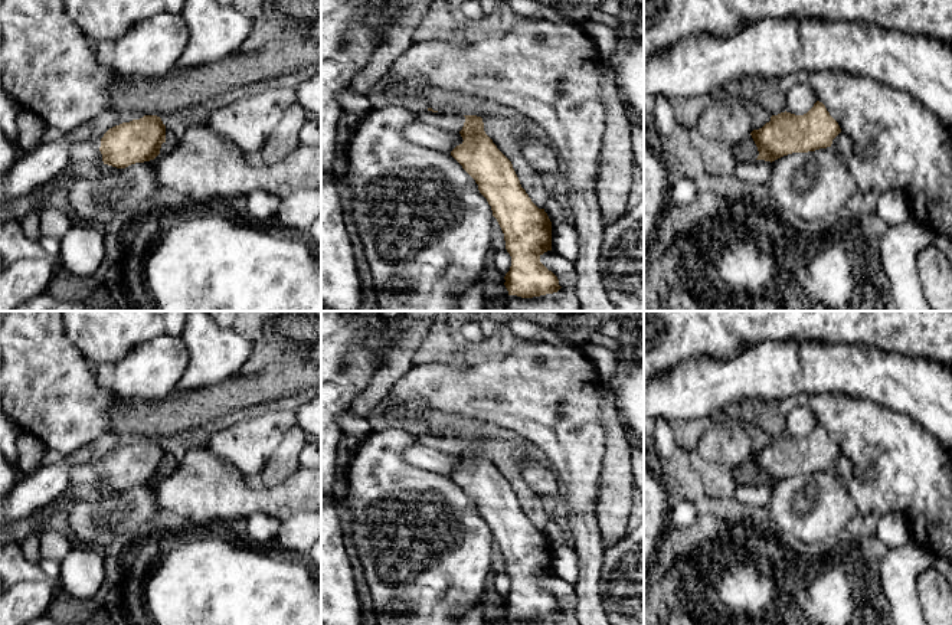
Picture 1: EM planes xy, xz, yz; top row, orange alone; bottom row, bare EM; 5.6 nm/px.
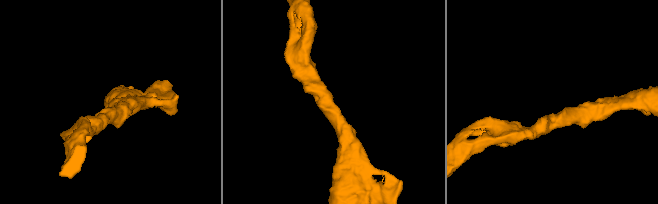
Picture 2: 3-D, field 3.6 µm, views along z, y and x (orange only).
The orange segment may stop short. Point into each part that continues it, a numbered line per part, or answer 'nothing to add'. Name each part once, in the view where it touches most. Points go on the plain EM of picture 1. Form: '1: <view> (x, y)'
nothing to add

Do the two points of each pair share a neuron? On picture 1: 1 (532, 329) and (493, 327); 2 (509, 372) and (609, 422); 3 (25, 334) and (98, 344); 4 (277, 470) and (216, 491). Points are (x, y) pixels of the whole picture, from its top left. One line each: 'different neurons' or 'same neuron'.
1: same neuron
2: different neurons
3: different neurons
4: different neurons

